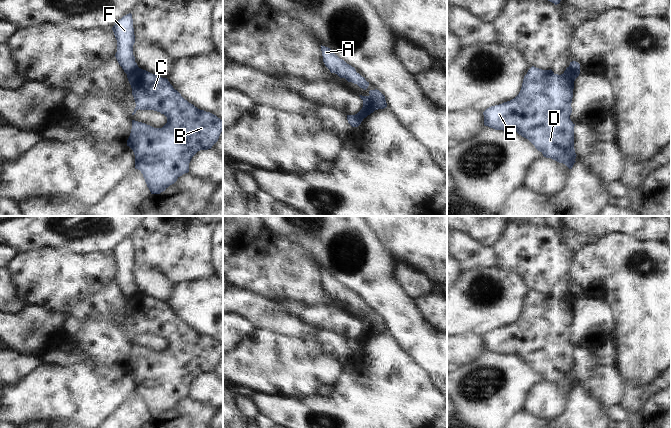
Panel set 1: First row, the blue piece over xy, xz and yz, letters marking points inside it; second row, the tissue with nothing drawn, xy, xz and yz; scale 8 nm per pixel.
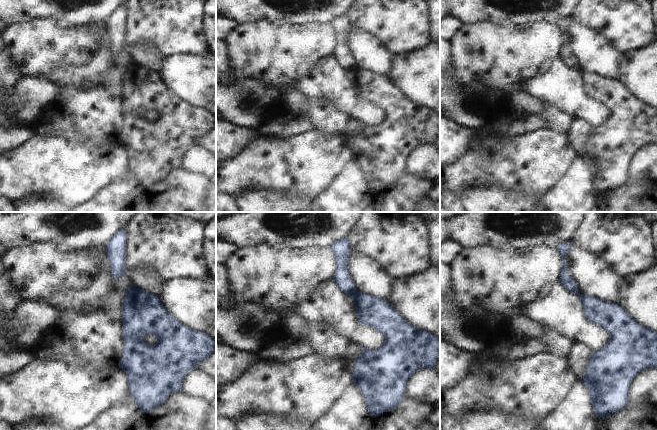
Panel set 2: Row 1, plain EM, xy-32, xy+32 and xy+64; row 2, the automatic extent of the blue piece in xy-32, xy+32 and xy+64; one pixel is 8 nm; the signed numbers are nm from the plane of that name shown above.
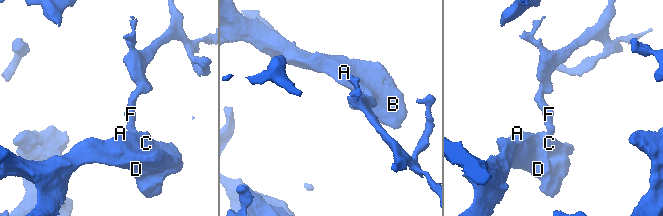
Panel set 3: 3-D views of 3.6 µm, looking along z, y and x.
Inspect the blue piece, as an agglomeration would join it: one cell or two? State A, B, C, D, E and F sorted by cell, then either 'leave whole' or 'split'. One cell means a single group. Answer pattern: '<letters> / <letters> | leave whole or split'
A B C D E / F | split

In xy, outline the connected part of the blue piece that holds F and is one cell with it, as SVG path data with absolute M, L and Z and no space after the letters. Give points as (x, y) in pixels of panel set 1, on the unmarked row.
M129 237L119 243L112 251L117 264L117 276L115 281L126 298L134 295L138 289L133 279L135 259L132 238Z

